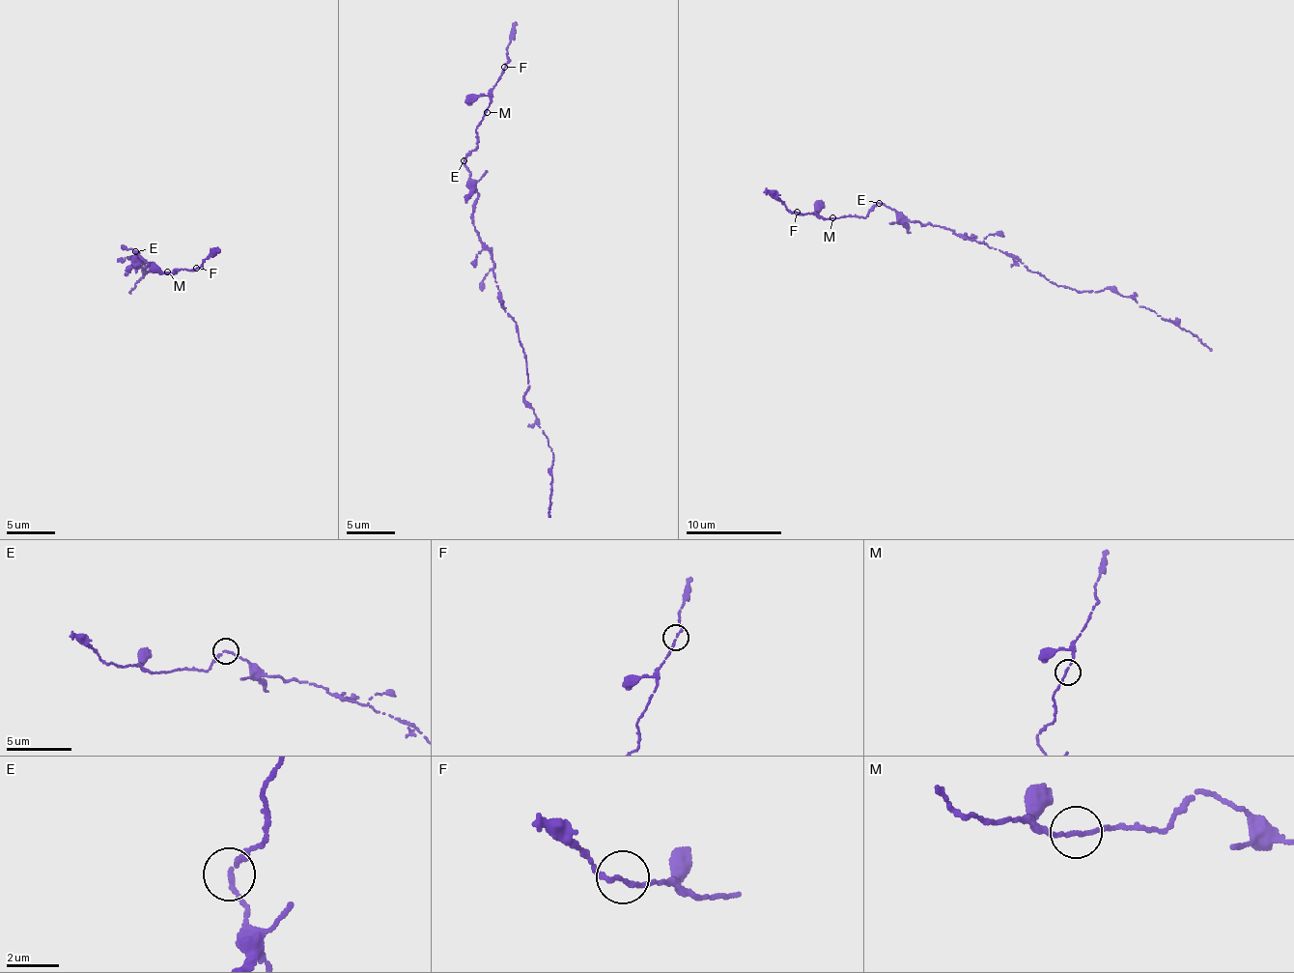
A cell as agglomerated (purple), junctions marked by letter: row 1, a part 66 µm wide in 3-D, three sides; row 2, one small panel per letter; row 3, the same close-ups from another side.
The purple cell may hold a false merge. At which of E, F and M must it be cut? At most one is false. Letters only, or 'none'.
none

